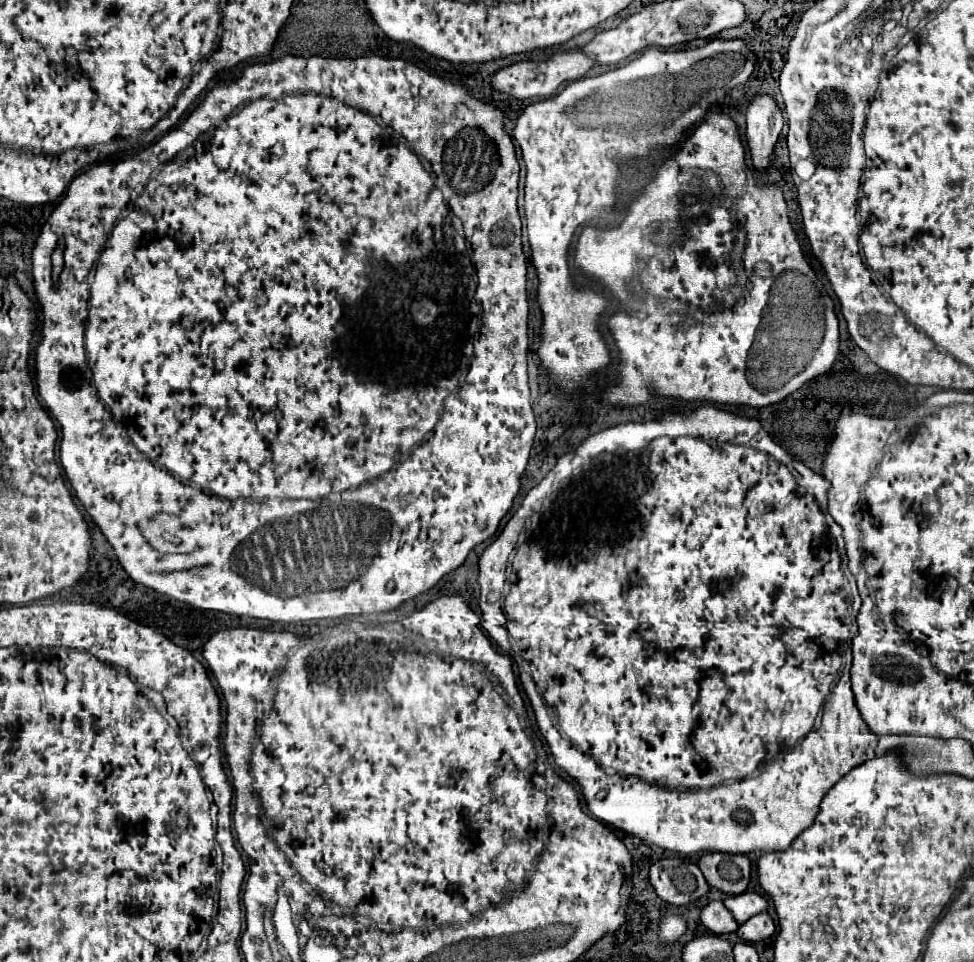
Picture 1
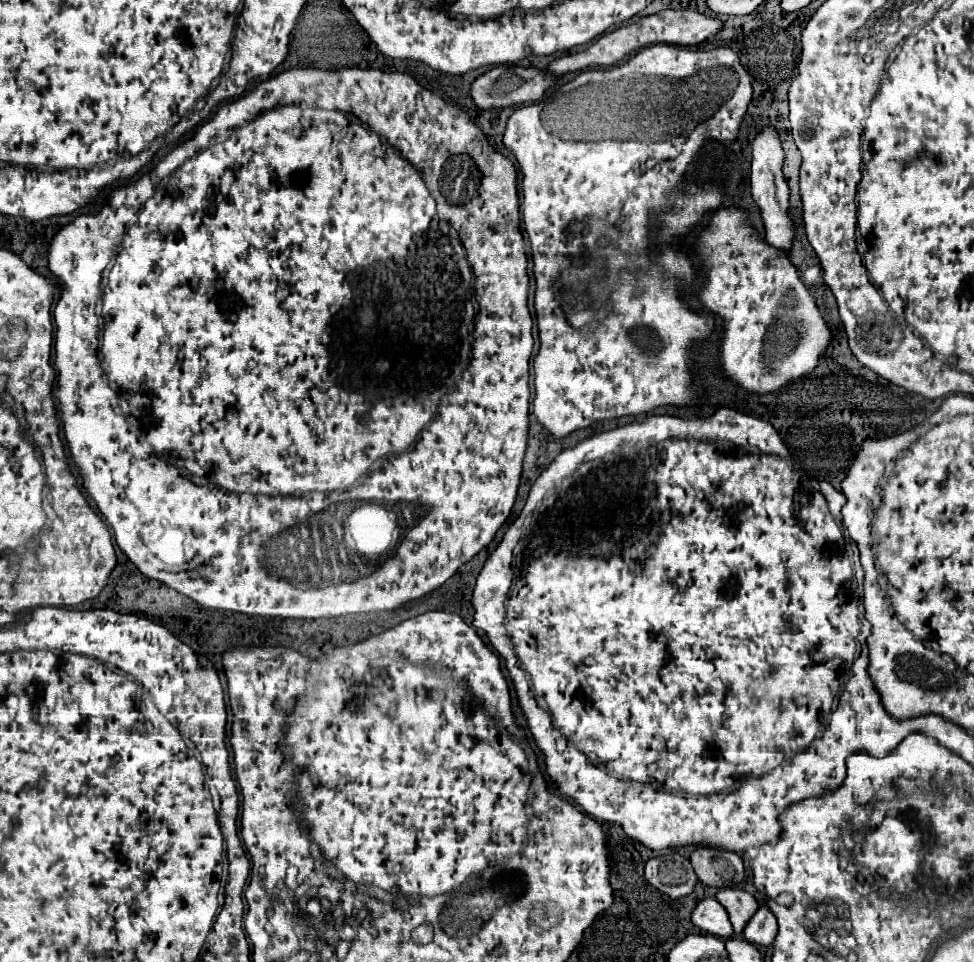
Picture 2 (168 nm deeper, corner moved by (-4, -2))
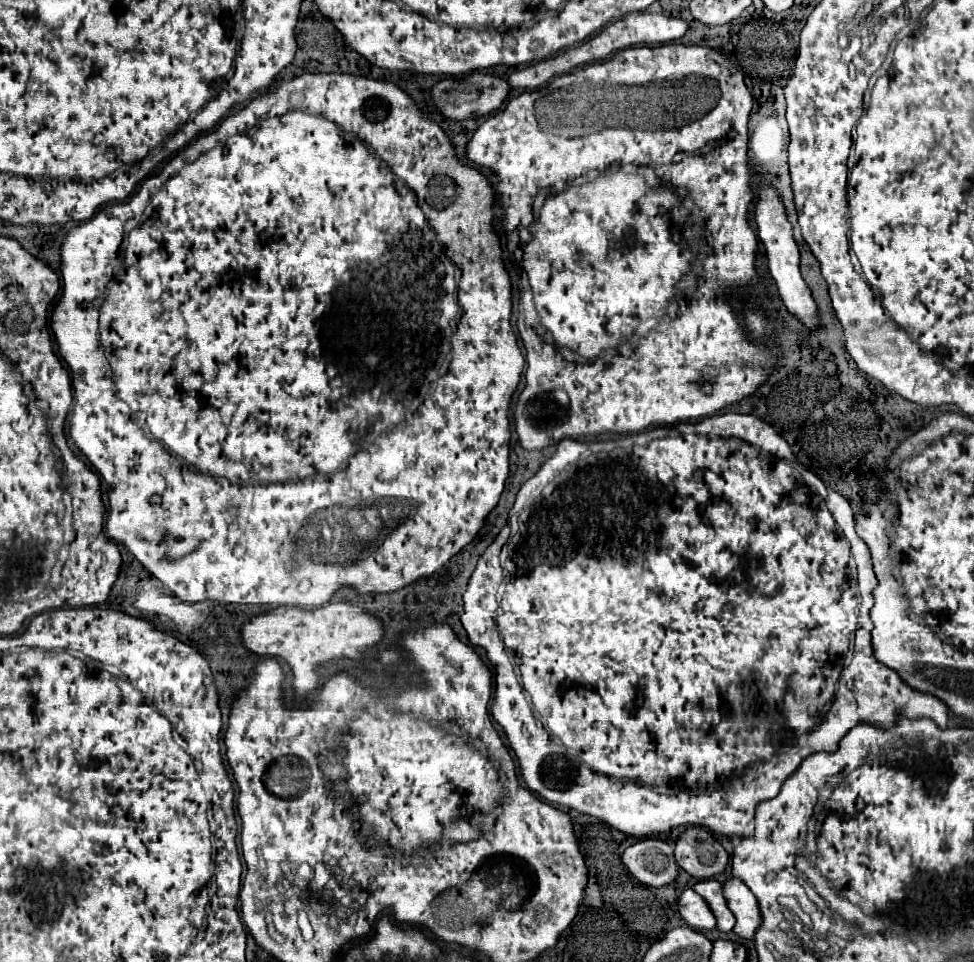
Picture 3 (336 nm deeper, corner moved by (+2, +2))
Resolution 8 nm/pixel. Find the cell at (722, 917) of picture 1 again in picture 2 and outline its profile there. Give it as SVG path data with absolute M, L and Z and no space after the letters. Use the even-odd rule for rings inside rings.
M706 897L696 905L696 909L692 911L692 923L704 933L722 939L732 937L732 925L728 923L728 913L724 911L724 907L720 907L720 903L716 903L714 897Z

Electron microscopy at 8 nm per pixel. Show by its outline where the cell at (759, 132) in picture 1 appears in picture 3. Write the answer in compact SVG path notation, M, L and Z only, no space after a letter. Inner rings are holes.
M770 185L760 187L758 203L756 203L756 223L758 223L758 237L766 247L770 275L774 277L774 281L778 285L780 297L782 297L786 309L788 309L788 313L792 317L796 317L804 325L804 329L808 333L818 331L822 327L820 325L820 313L818 313L818 305L816 305L816 301L812 297L810 287L806 285L806 281L800 275L800 253L798 253L798 245L796 245L796 241L792 237L792 225L790 225L790 221L786 217L780 195Z

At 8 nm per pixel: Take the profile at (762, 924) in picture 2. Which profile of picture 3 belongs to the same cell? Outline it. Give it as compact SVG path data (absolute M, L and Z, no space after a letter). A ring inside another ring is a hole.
M734 877L726 879L722 883L722 889L724 889L724 899L728 907L736 917L736 925L732 931L742 939L754 939L754 931L762 921L756 897L740 879L734 879Z

